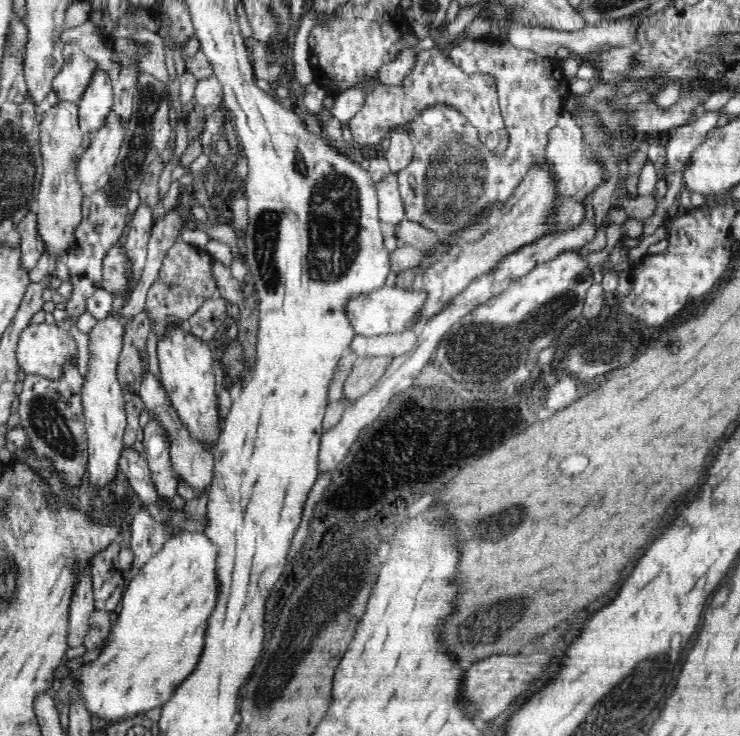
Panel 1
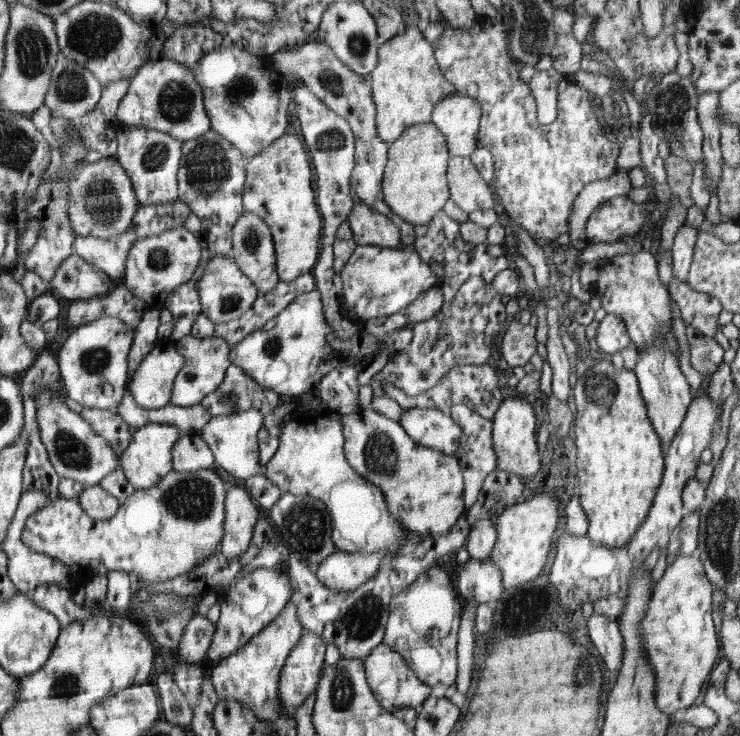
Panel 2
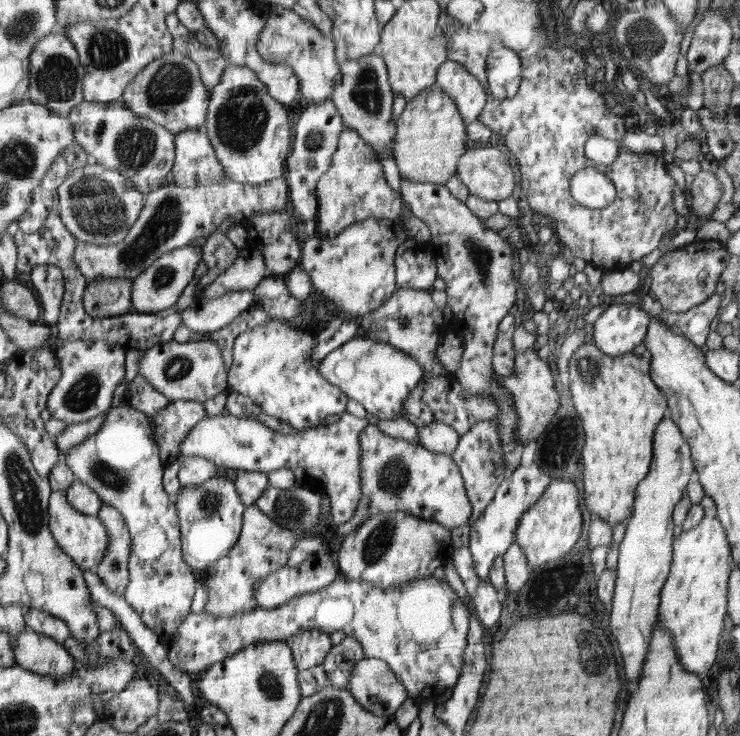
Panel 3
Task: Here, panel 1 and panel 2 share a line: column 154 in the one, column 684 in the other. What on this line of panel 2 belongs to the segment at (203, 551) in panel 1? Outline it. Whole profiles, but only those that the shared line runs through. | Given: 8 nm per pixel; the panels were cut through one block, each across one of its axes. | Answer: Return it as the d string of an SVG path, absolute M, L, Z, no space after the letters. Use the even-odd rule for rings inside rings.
M677 553L675 559L654 587L645 617L639 624L643 634L643 649L657 678L655 701L657 707L669 716L694 704L694 700L706 687L706 680L709 680L710 673L715 668L716 658L720 654L720 642L716 626L712 622L713 584L706 576L701 558L698 554L688 556Z

